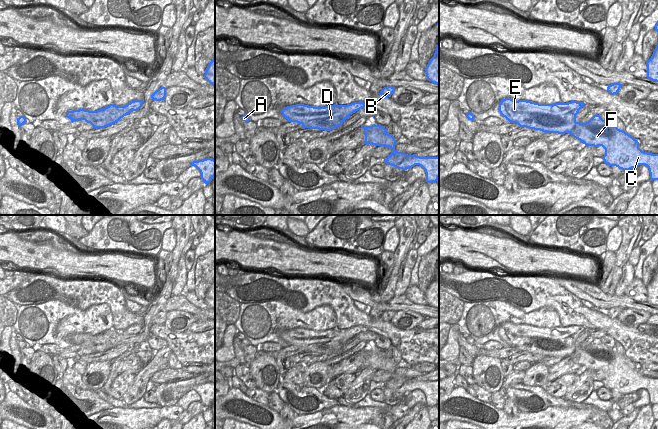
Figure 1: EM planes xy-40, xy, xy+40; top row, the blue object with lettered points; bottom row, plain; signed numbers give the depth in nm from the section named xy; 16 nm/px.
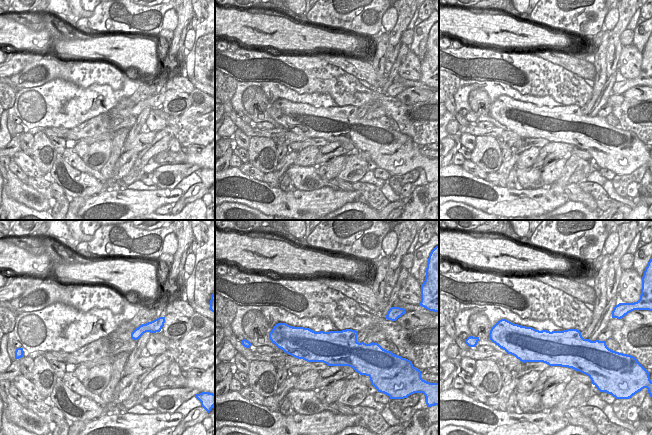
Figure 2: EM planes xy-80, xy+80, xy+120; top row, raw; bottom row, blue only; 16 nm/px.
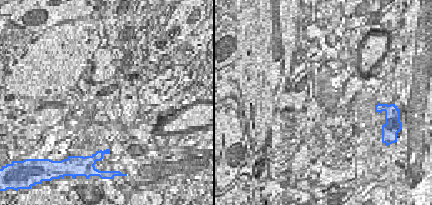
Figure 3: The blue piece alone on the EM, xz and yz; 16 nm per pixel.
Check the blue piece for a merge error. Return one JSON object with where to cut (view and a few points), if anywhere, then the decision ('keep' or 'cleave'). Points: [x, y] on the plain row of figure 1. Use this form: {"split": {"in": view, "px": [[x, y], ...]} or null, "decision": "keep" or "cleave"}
{"split": null, "decision": "keep"}

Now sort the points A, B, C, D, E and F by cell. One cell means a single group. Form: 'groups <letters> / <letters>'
groups A B C D E F

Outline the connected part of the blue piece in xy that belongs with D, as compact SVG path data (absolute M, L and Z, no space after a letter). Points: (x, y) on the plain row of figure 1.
M361 325L347 329L334 328L325 331L296 328L284 331L281 337L289 346L301 348L302 353L331 355L341 350L350 339L364 331L365 327Z

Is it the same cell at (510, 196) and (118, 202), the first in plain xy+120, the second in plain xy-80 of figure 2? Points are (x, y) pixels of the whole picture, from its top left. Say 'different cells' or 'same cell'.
same cell

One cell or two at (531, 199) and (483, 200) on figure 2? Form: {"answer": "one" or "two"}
{"answer": "one"}

